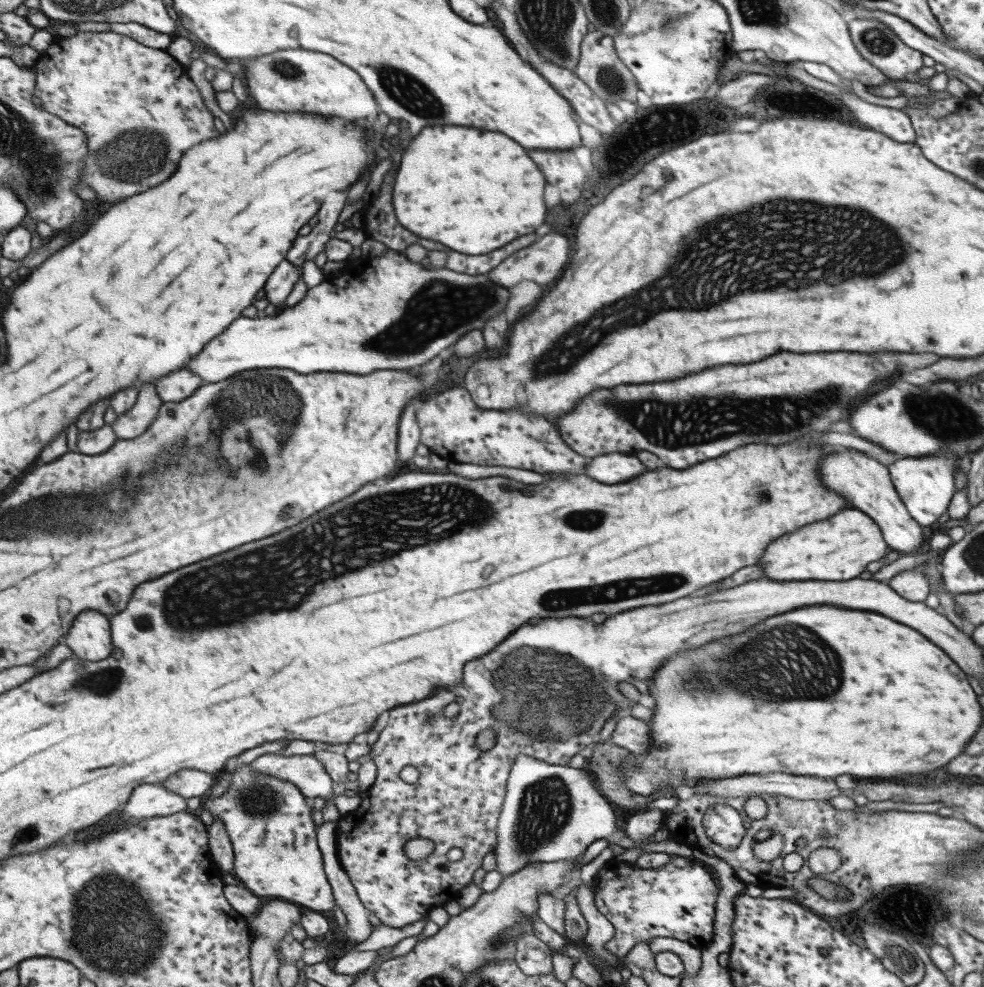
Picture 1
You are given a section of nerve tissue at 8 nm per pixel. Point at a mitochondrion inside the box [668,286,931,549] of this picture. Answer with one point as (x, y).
(764, 495)

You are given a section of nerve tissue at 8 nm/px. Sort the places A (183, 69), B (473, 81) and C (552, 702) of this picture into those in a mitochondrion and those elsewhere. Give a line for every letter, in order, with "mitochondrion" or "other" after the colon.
A: other
B: other
C: mitochondrion

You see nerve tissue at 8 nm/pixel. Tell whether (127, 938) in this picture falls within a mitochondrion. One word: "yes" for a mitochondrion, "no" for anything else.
yes

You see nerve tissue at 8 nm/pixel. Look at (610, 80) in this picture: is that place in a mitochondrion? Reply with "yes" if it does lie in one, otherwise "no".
yes

